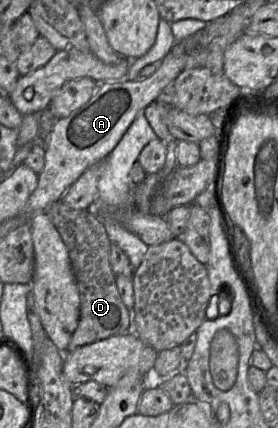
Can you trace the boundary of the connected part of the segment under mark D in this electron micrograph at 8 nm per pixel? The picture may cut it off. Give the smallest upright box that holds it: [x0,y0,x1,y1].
[46,199,131,352]

